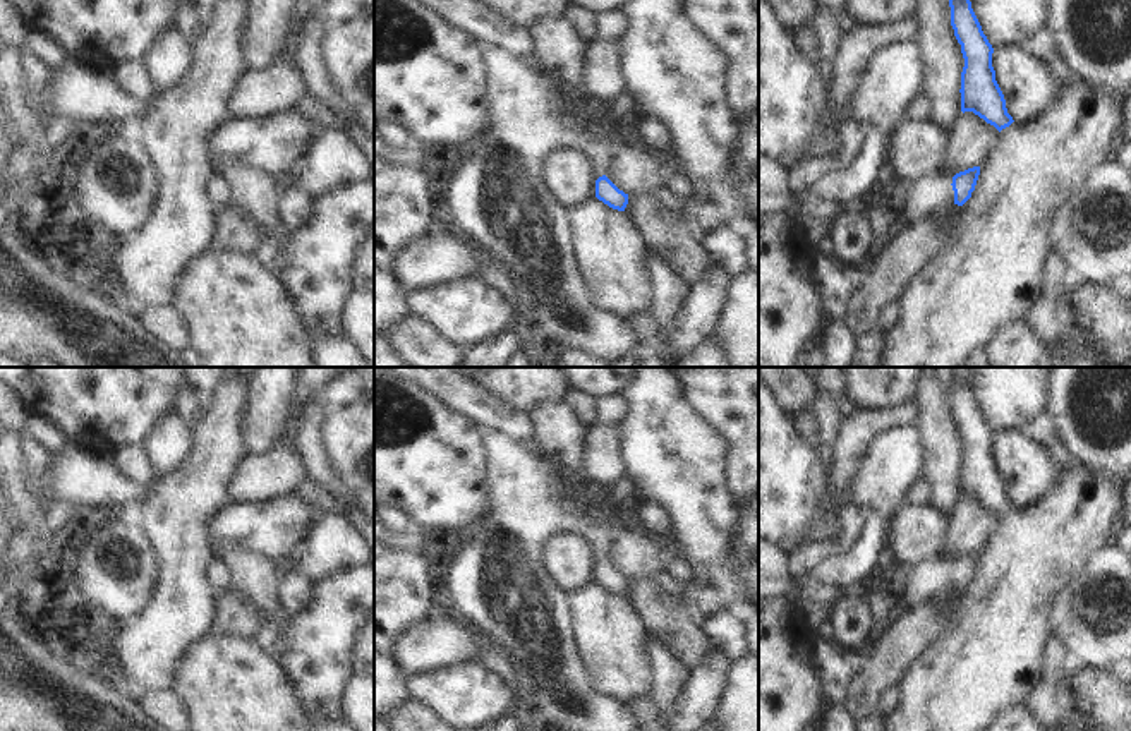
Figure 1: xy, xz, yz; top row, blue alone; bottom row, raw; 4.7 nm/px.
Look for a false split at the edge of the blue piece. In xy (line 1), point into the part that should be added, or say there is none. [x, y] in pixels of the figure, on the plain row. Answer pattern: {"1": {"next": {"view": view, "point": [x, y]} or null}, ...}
{"1": {"next": null}}

